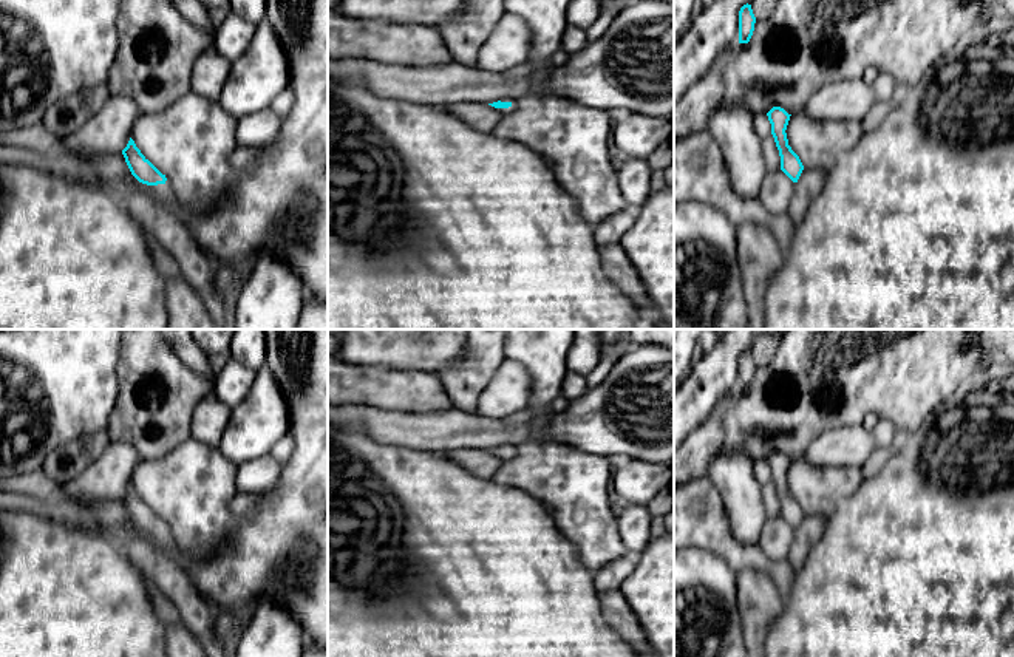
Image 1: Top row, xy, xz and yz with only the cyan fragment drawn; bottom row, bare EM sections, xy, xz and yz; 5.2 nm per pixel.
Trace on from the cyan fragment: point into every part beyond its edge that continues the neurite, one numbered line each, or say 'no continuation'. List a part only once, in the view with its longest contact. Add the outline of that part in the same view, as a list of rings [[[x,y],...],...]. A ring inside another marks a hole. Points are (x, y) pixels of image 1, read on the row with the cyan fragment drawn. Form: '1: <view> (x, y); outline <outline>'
no continuation

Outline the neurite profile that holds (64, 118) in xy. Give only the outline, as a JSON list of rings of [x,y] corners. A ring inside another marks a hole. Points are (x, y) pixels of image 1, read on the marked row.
[[[105,85],[80,90],[53,104],[43,114],[40,127],[59,141],[76,133],[108,100],[111,93]]]

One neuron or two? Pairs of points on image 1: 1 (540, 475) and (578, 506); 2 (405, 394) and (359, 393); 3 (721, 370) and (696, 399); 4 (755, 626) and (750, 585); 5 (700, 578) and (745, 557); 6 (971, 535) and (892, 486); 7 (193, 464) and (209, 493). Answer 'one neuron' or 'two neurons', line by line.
1: one neuron
2: one neuron
3: one neuron
4: one neuron
5: two neurons
6: one neuron
7: one neuron

